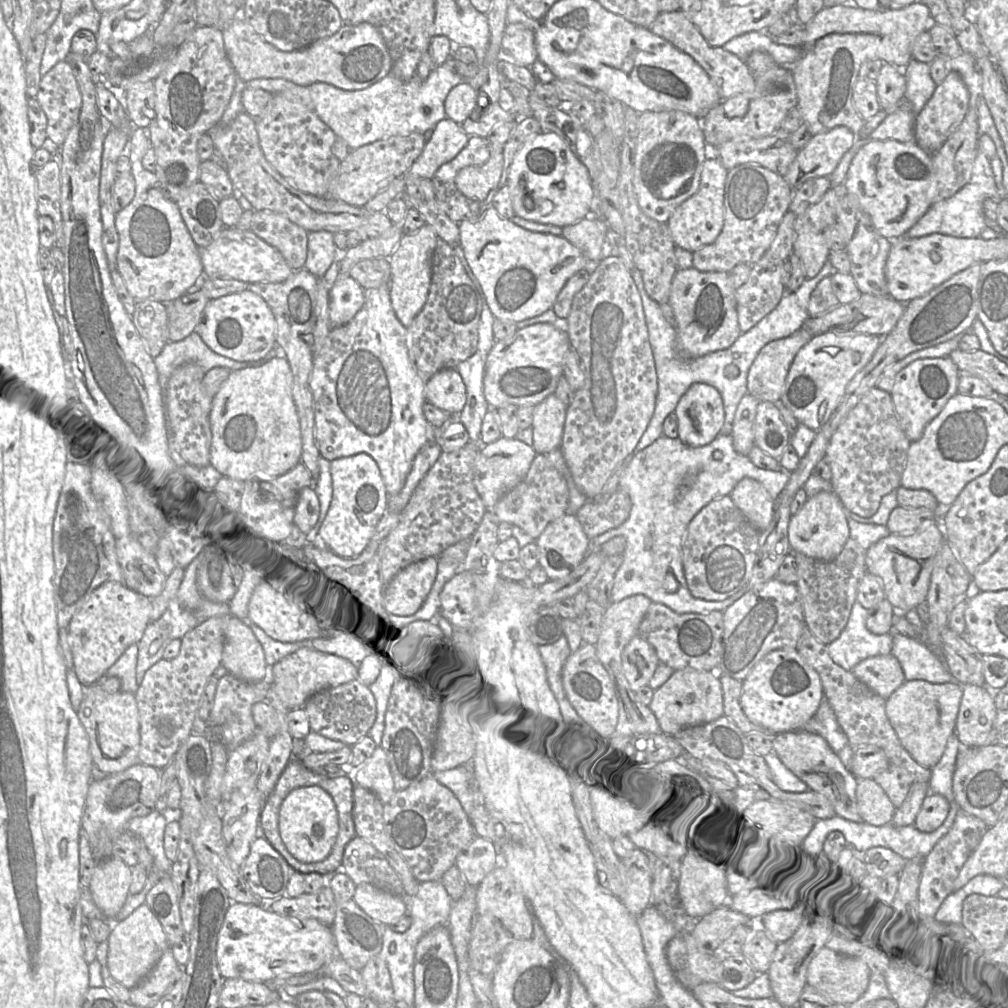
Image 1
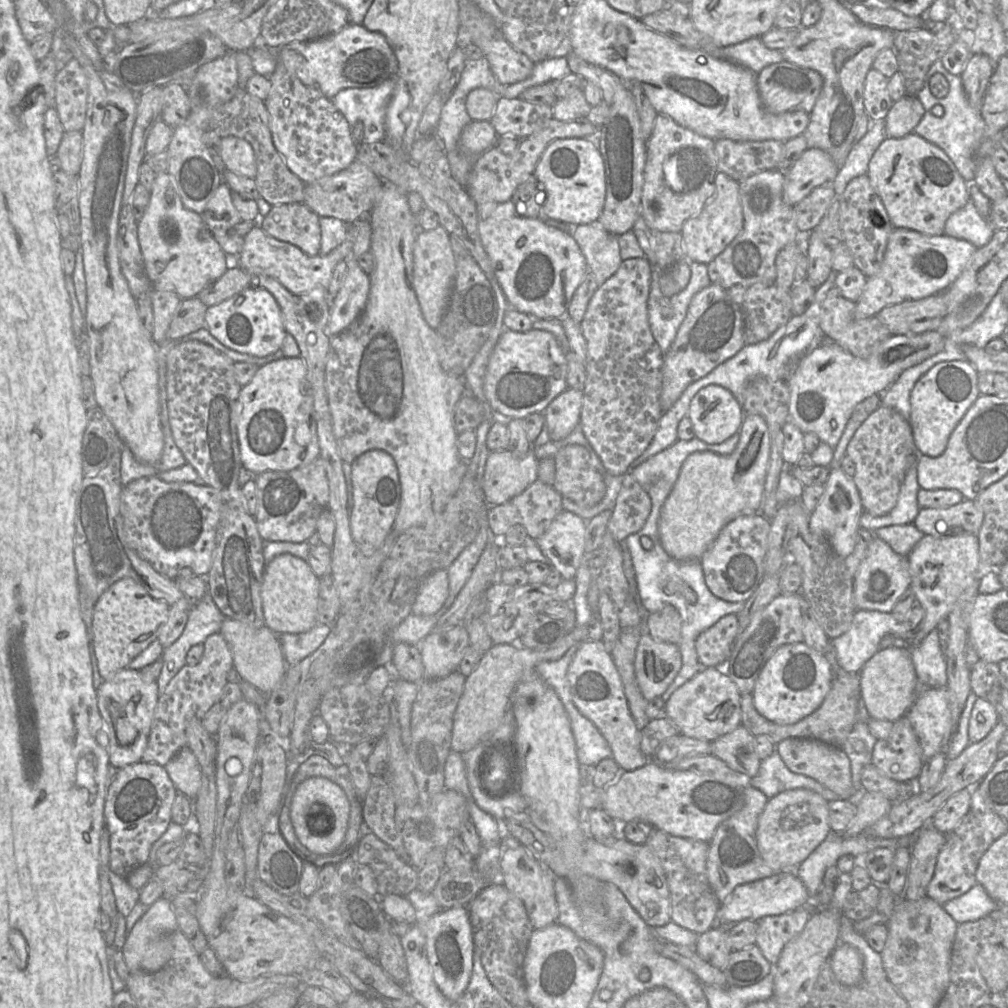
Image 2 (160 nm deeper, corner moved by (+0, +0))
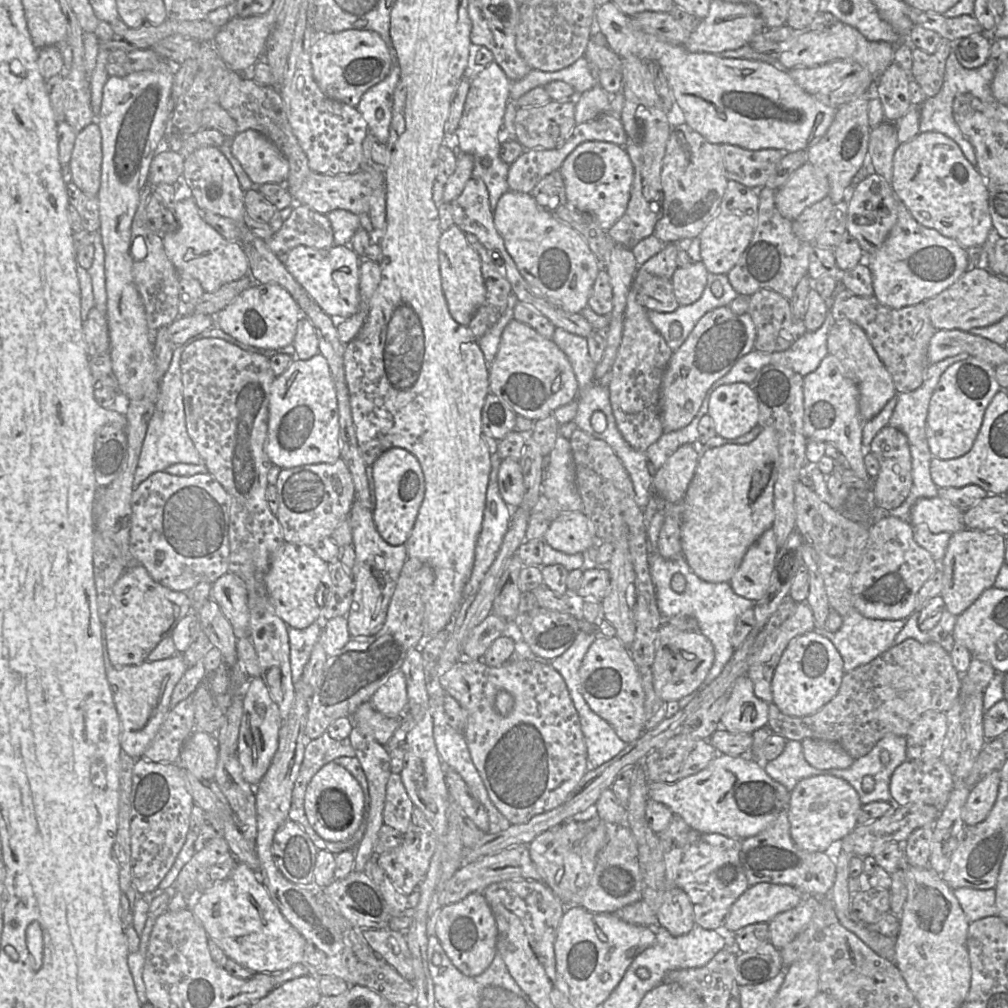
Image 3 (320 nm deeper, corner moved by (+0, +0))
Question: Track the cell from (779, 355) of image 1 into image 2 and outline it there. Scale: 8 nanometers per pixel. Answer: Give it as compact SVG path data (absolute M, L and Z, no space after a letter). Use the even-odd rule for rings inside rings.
M893 229L879 271L867 279L862 295L855 302L854 319L875 316L885 307L946 291L966 267L976 249L968 241L946 235L924 235L909 229Z

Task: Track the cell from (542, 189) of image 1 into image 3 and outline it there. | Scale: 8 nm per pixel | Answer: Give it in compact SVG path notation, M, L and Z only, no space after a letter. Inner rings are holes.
M586 141L565 159L559 172L563 176L569 205L595 215L600 227L608 231L626 212L634 179L634 167L624 146L605 141Z

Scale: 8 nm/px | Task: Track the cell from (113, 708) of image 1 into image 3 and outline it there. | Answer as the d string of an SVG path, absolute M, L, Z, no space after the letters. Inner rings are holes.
M106 646L104 662L114 704L121 724L121 751L133 757L142 758L143 753L155 738L165 716L170 710L172 692L188 669L181 653L162 660L144 661L137 665L113 667Z

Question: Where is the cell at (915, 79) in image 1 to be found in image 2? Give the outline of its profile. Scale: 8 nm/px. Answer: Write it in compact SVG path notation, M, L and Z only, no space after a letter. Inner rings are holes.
M941 59L935 61L928 70L923 88L915 95L922 103L924 114L913 133L941 148L951 159L959 174L967 183L973 183L978 162L975 154L984 140L984 121L980 113L981 102L971 102L968 98L960 75L951 74L943 66ZM935 74L941 74L948 82L946 96L936 97L931 91L932 86L942 82Z

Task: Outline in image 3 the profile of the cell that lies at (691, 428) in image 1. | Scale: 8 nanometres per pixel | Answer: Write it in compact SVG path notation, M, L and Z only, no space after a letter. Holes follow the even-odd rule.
M742 382L719 386L710 395L707 415L712 418L718 436L725 439L743 436L758 425L755 393Z

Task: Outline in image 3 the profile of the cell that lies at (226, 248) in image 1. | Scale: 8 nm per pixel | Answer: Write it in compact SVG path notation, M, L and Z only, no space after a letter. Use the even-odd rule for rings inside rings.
M300 245L280 256L295 280L334 321L348 318L359 311L362 305L359 293L362 259L349 245L332 245L327 249Z

